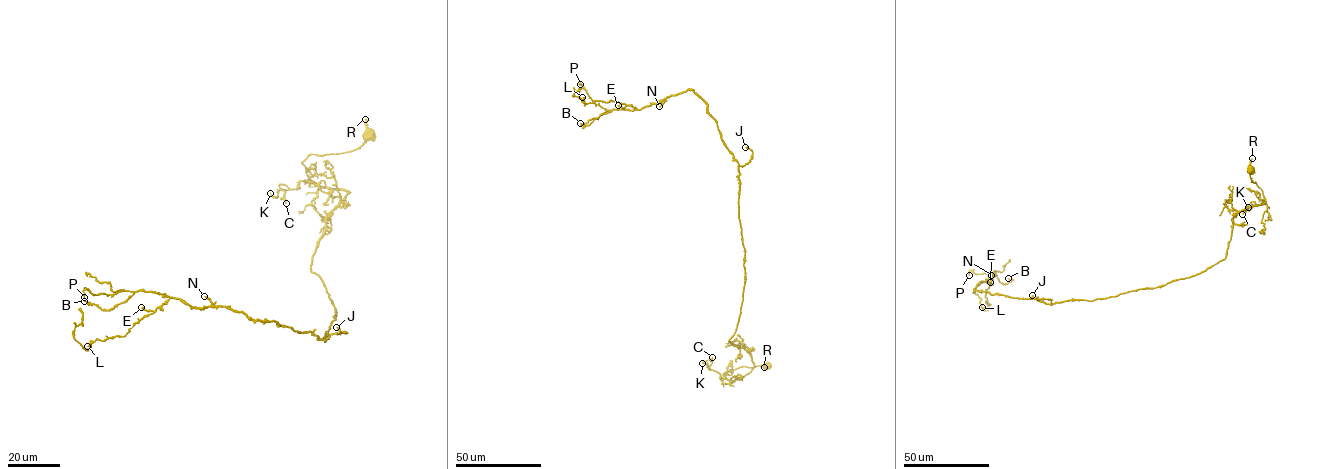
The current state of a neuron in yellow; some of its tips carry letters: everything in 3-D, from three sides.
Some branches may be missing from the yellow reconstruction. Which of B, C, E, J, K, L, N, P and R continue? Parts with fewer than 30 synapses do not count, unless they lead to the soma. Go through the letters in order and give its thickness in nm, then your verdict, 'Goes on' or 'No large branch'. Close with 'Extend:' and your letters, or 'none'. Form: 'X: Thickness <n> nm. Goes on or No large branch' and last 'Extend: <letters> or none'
B: Thickness 200 nm. Goes on
C: Thickness 180 nm. No large branch
E: Thickness 400 nm. No large branch
J: Thickness 320 nm. No large branch
K: Thickness 180 nm. No large branch
L: Thickness 360 nm. No large branch
N: Thickness 240 nm. No large branch
P: Thickness 320 nm. No large branch
R: Thickness 360 nm. No large branch
Extend: B

